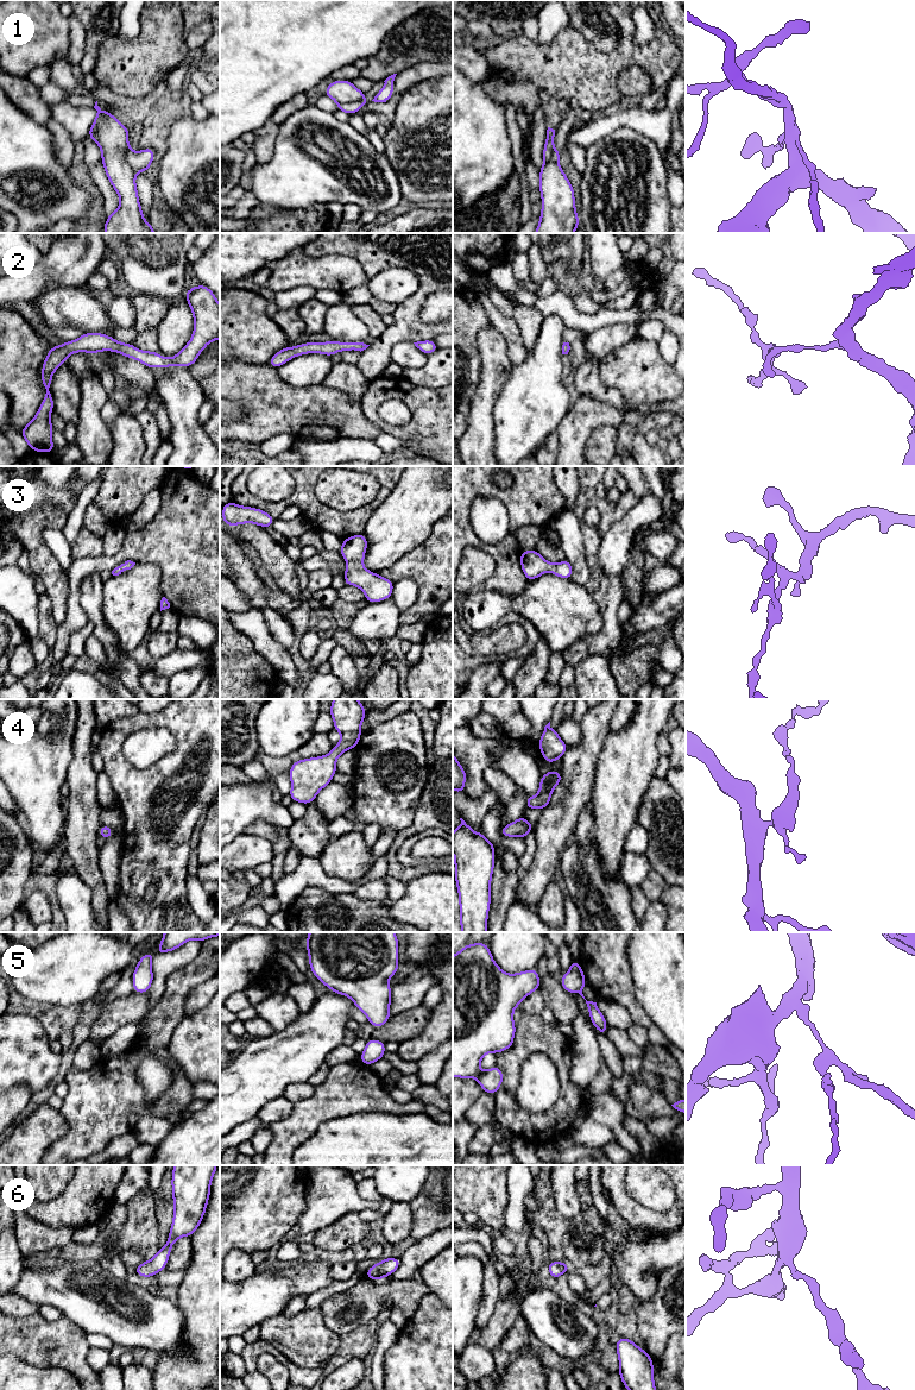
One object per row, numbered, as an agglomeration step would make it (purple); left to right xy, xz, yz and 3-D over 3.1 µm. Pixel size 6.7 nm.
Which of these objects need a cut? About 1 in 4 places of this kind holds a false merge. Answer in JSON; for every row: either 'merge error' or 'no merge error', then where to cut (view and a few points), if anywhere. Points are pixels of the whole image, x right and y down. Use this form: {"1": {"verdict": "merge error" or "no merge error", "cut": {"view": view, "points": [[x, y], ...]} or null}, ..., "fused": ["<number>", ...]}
{"1": {"verdict": "merge error", "cut": {"view": "xz", "points": [[364, 96], [355, 101], [339, 104]]}}, "2": {"verdict": "no merge error", "cut": null}, "3": {"verdict": "no merge error", "cut": null}, "4": {"verdict": "no merge error", "cut": null}, "5": {"verdict": "no merge error", "cut": null}, "6": {"verdict": "no merge error", "cut": null}, "fused": ["1"]}

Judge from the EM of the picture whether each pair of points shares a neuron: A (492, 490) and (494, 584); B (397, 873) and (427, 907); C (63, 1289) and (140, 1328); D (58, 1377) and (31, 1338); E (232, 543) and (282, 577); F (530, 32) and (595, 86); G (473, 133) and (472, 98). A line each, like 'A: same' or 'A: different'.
A: same
B: different
C: same
D: different
E: different
F: different
G: same

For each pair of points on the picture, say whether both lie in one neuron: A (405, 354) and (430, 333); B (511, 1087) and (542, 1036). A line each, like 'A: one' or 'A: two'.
A: two
B: one

